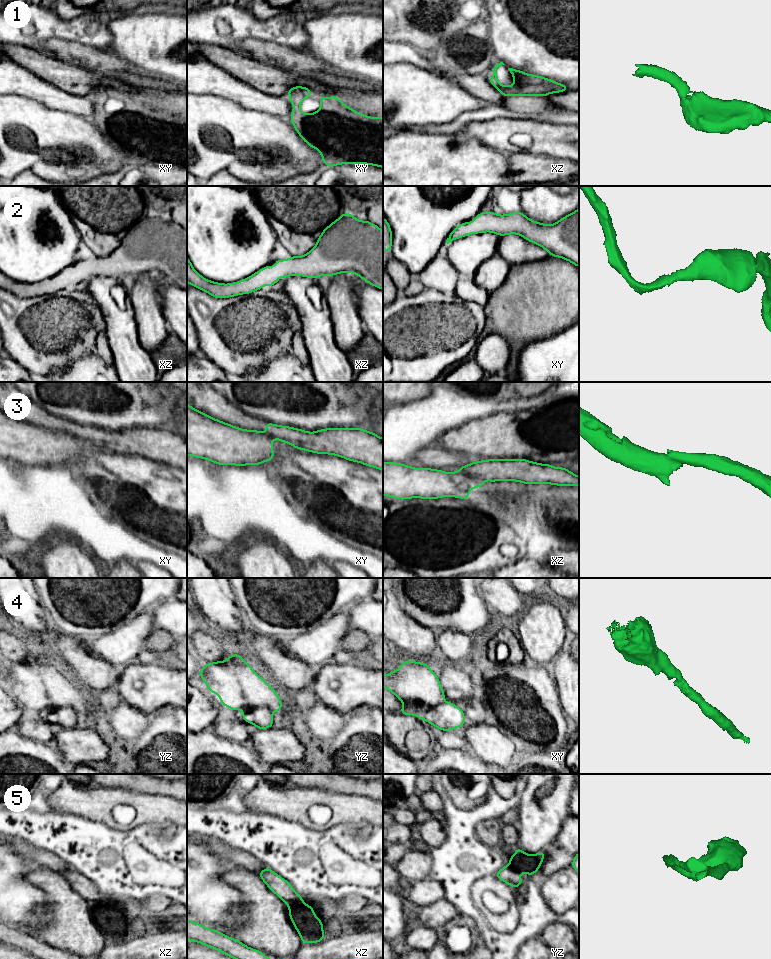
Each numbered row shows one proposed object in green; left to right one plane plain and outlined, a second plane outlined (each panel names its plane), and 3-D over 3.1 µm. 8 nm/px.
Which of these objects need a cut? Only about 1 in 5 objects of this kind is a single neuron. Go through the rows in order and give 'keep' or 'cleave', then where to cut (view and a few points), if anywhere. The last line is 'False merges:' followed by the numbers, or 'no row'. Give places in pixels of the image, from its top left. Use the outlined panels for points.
1: keep; cut none
2: keep; cut none
3: cleave; cut xz (460, 471), (481, 480)
4: cleave; cut yz (247, 707), (267, 706), (271, 709)
5: cleave; cut xz (302, 901), (289, 906)
False merges: 3, 4, 5

